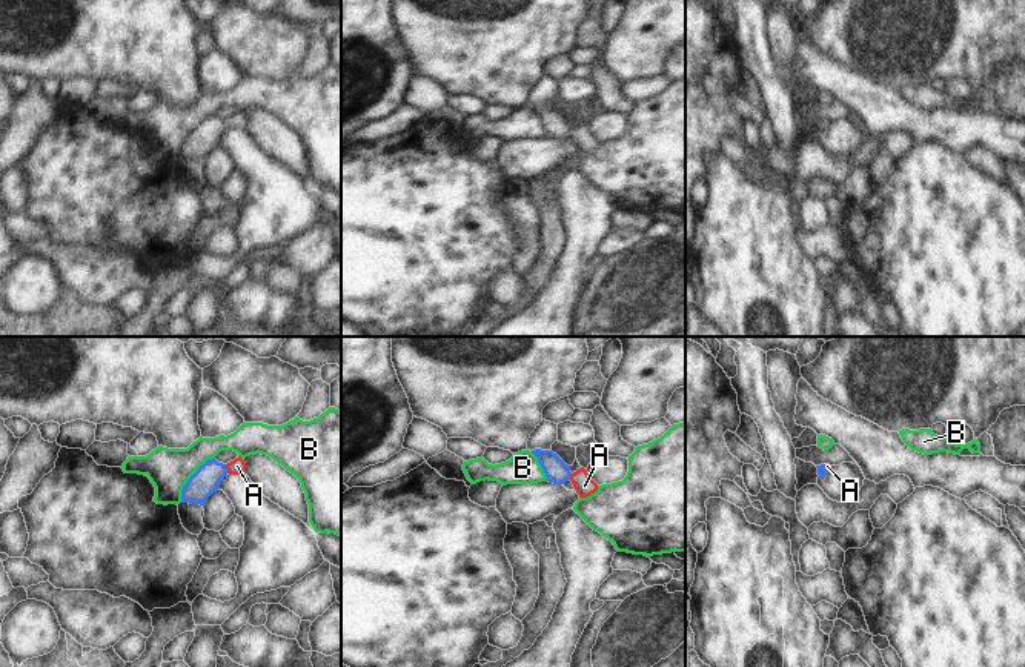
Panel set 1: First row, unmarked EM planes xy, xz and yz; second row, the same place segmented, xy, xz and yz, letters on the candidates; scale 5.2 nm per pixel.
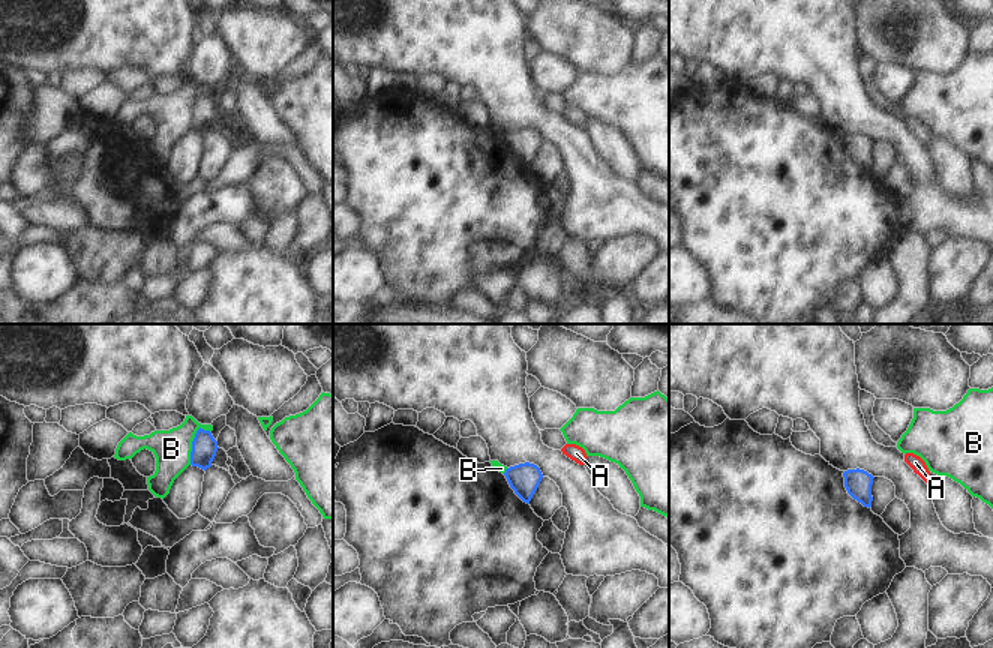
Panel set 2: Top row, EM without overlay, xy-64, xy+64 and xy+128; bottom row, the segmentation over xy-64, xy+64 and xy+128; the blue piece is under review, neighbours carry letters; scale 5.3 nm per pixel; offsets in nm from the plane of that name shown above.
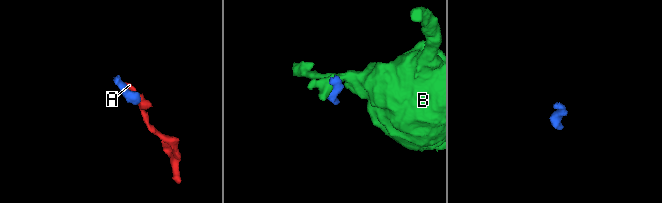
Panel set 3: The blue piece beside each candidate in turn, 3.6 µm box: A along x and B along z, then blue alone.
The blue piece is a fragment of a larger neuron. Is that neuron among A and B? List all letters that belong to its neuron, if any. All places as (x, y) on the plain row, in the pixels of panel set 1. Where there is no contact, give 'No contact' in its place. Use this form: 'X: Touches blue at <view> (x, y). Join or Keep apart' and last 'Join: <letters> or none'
A: Touches blue at xy (226, 125). Join
B: Touches blue at xy (191, 132). Keep apart
Join: A

